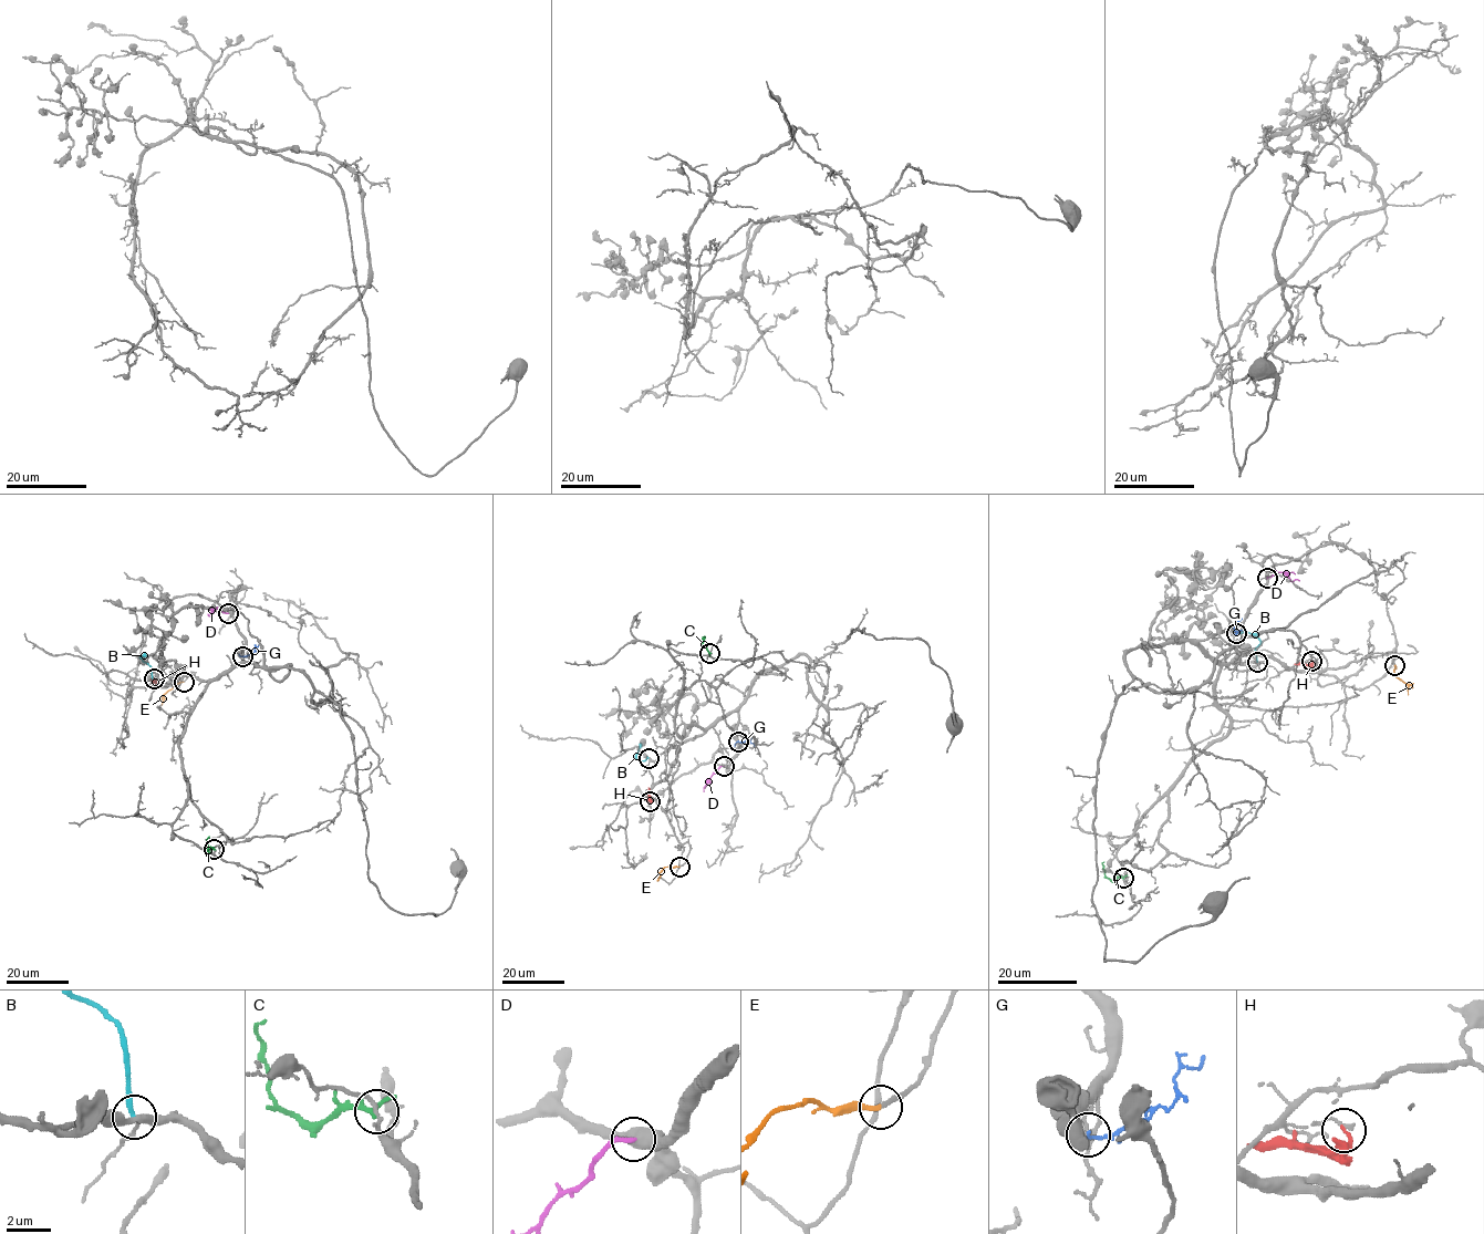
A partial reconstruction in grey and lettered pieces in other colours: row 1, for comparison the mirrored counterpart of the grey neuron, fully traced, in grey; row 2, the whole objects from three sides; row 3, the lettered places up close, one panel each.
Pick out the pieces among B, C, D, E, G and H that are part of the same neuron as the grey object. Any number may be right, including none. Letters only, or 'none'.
E

